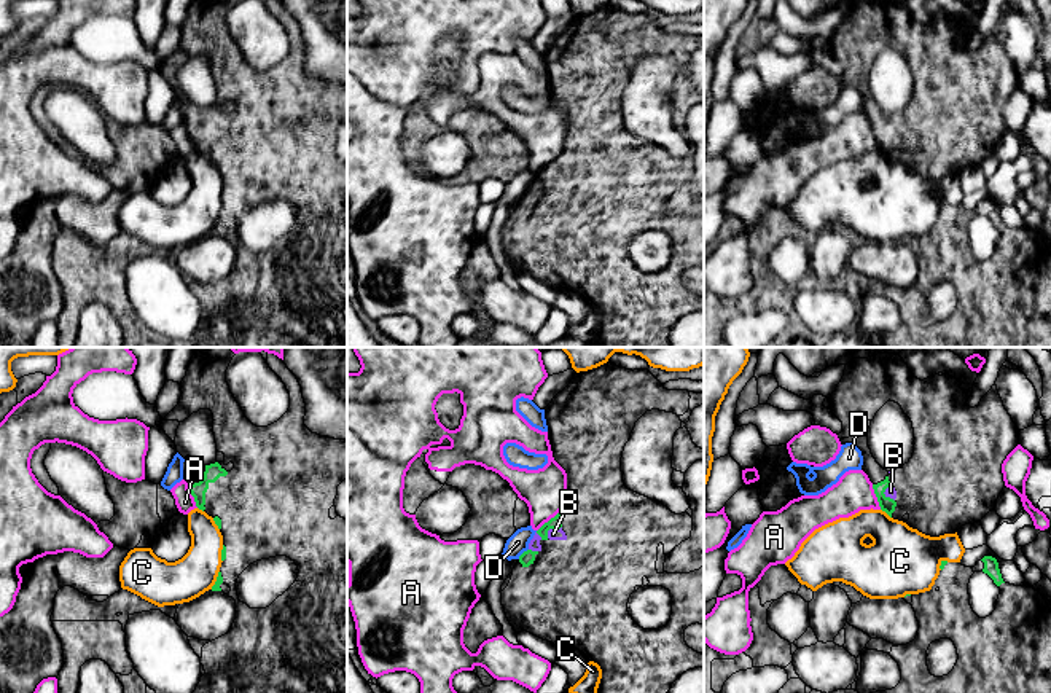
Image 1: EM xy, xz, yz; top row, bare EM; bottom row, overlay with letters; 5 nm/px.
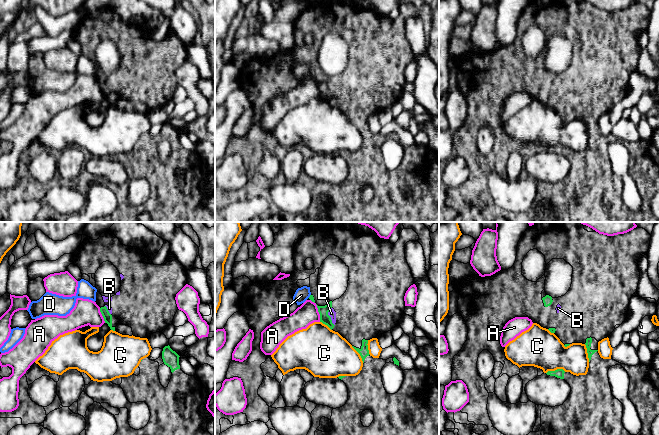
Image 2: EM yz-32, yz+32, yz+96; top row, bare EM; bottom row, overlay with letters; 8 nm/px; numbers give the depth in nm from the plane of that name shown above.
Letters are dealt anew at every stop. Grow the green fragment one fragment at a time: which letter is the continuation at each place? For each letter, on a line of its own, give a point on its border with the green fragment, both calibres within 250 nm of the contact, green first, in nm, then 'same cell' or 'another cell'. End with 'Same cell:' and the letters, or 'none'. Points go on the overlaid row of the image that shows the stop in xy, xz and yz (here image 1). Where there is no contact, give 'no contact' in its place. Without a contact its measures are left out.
A: yz (876, 496) | 70/190 nm | another cell
B: xz (551, 528) | 60/60 nm | same cell
C: yz (886, 512) | 70/320 nm | another cell
D: xz (523, 553) | 70/100 nm | another cell
Same cell: B

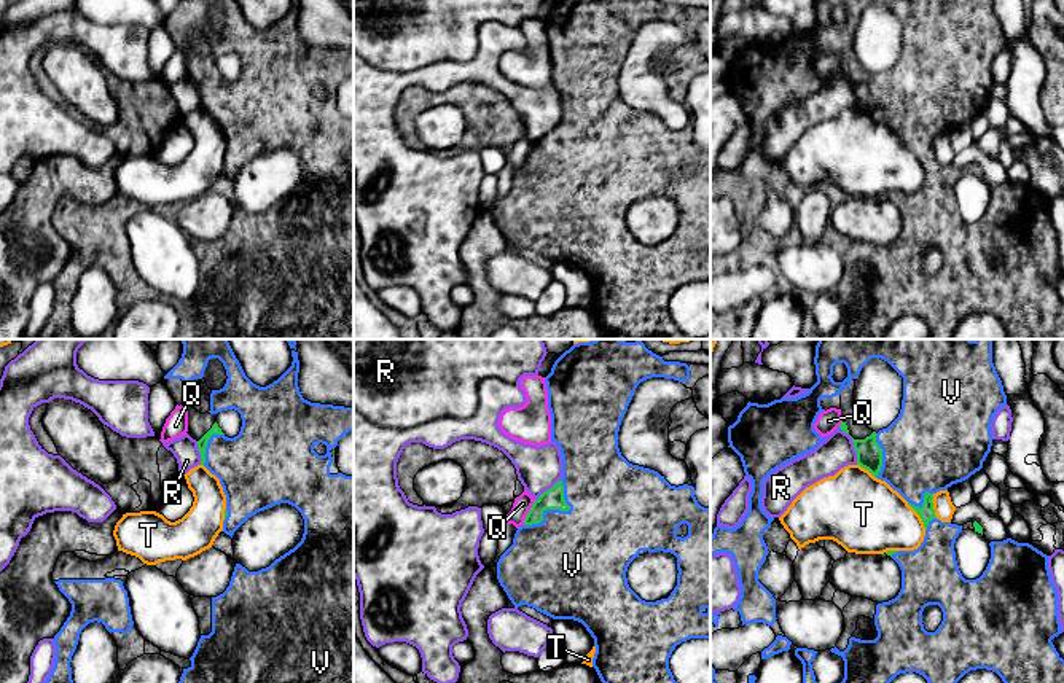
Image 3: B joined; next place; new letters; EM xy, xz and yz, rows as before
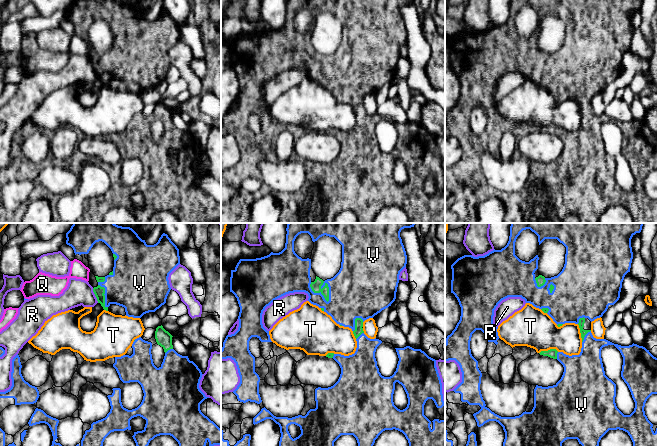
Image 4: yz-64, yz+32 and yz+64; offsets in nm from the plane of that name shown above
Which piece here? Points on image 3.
Q: xz (529, 511) | 110/90 nm | another cell
R: yz (854, 446) | 130/170 nm | another cell
T: yz (919, 515) | 80/360 nm | another cell
V: xz (558, 508) | 110/460 nm | same cell
Same cell: V

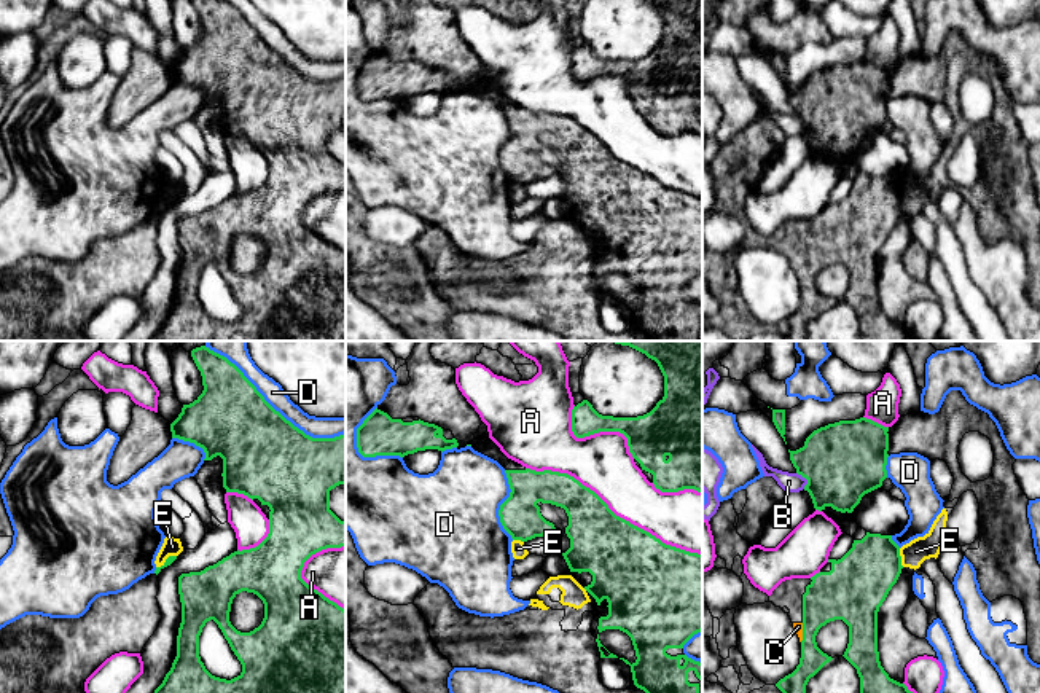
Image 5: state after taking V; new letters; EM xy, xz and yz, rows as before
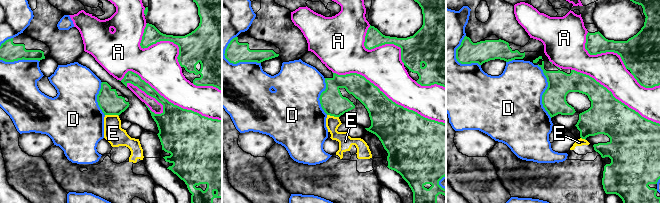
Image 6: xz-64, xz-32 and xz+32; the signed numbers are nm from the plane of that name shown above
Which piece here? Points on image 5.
A: xz (612, 512) | 360/280 nm | another cell
B: yz (806, 478) | 400/100 nm | another cell
C: yz (803, 633) | 240/50 nm | same cell
D: xy (271, 407) | 420/110 nm | another cell
E: yz (900, 558) | 300/120 nm | another cell
Same cell: C

